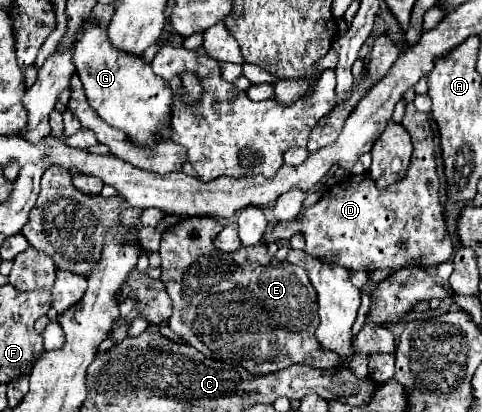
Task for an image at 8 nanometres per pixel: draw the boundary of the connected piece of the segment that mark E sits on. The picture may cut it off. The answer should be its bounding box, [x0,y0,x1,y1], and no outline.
[160,217,336,373]

